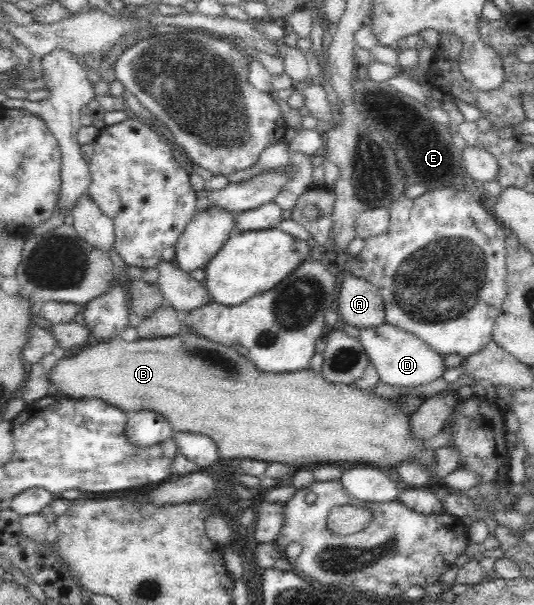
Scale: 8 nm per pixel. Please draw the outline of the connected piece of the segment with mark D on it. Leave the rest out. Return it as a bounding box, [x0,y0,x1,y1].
[357,323,446,388]

